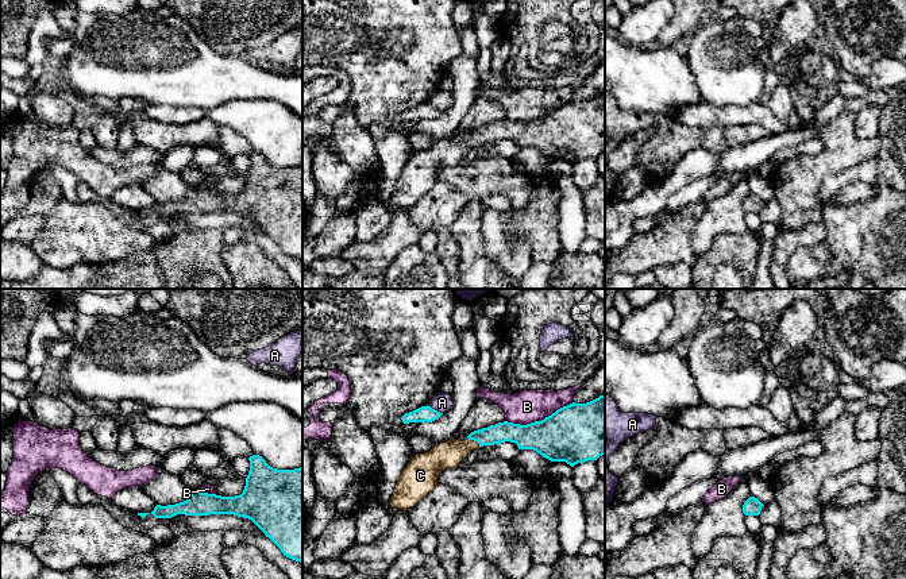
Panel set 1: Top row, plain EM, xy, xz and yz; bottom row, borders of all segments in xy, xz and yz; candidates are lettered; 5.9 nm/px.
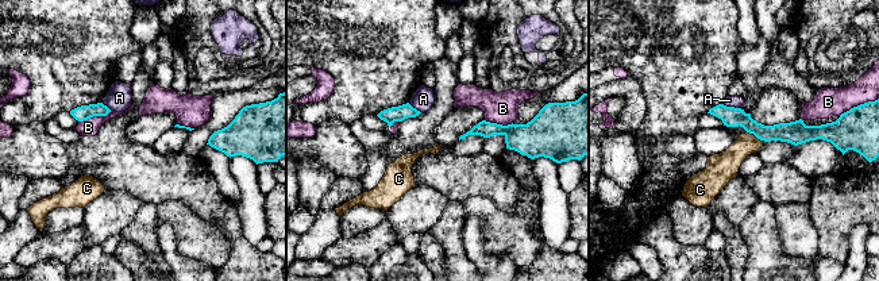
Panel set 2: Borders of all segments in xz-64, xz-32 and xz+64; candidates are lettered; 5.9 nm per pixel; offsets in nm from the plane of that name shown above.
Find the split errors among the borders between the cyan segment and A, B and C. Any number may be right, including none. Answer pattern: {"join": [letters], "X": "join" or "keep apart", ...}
{"join": ["C"], "A": "keep apart", "B": "keep apart", "C": "join"}

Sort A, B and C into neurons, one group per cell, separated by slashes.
A / B / C

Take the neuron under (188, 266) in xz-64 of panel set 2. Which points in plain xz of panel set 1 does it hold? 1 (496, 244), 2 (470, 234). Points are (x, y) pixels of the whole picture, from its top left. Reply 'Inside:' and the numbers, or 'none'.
Inside: 1

